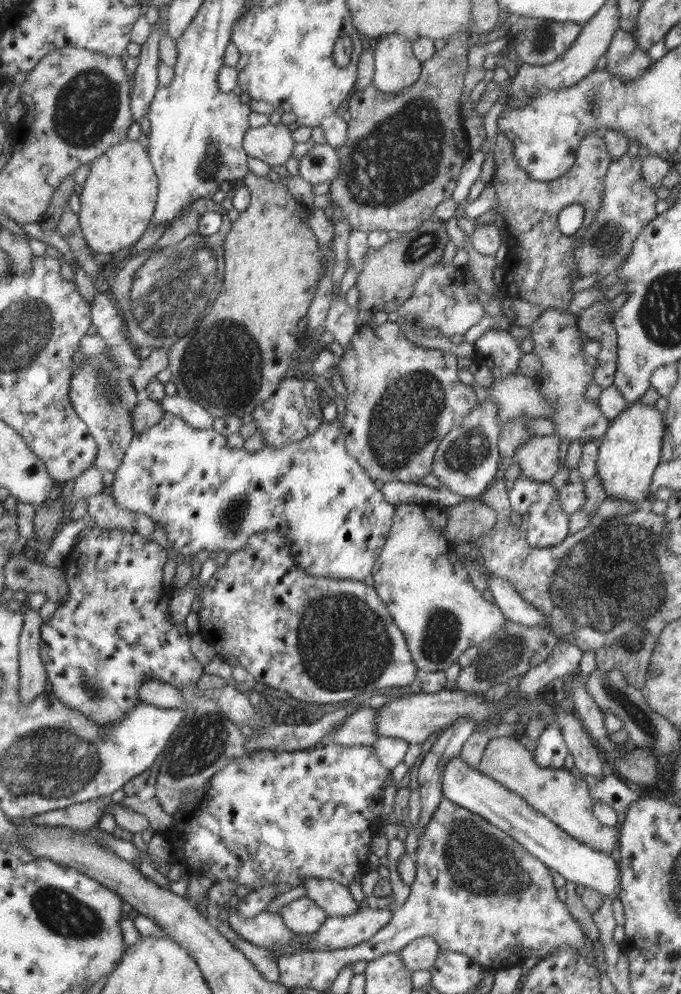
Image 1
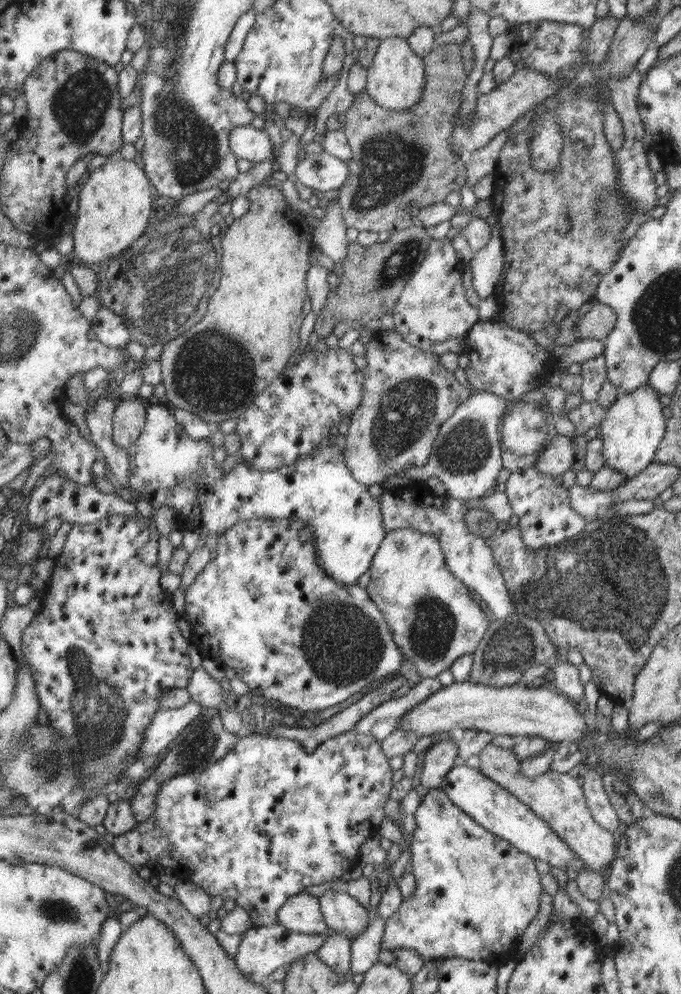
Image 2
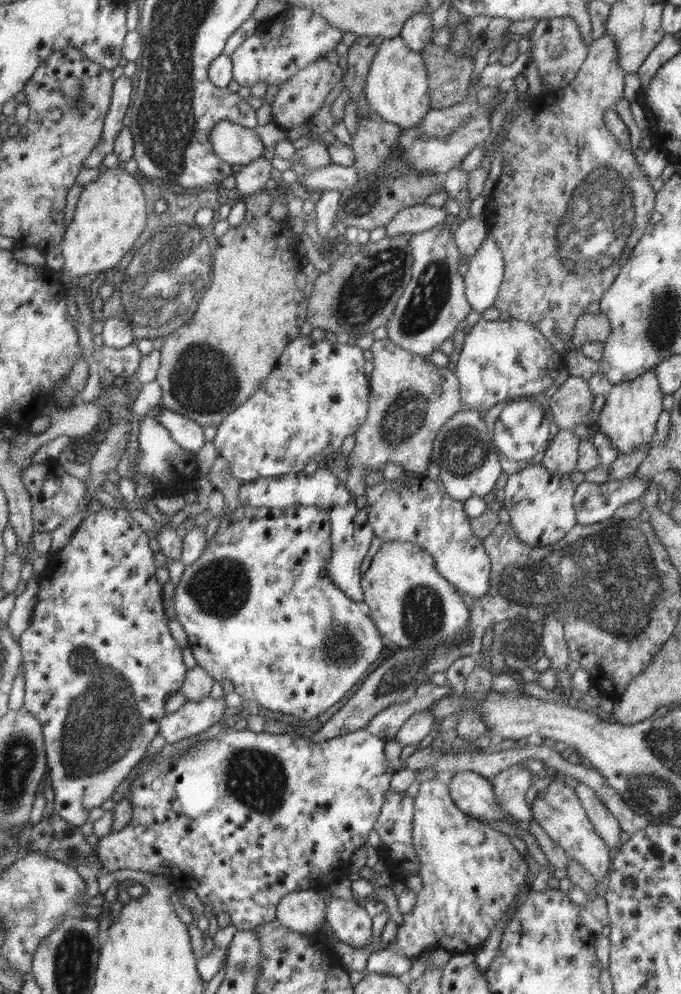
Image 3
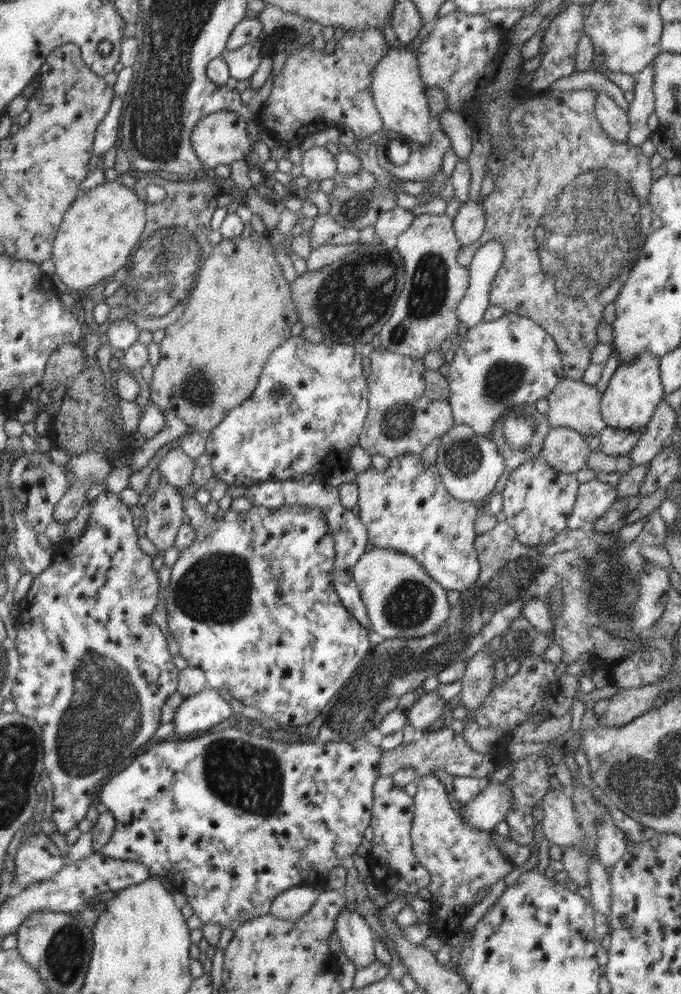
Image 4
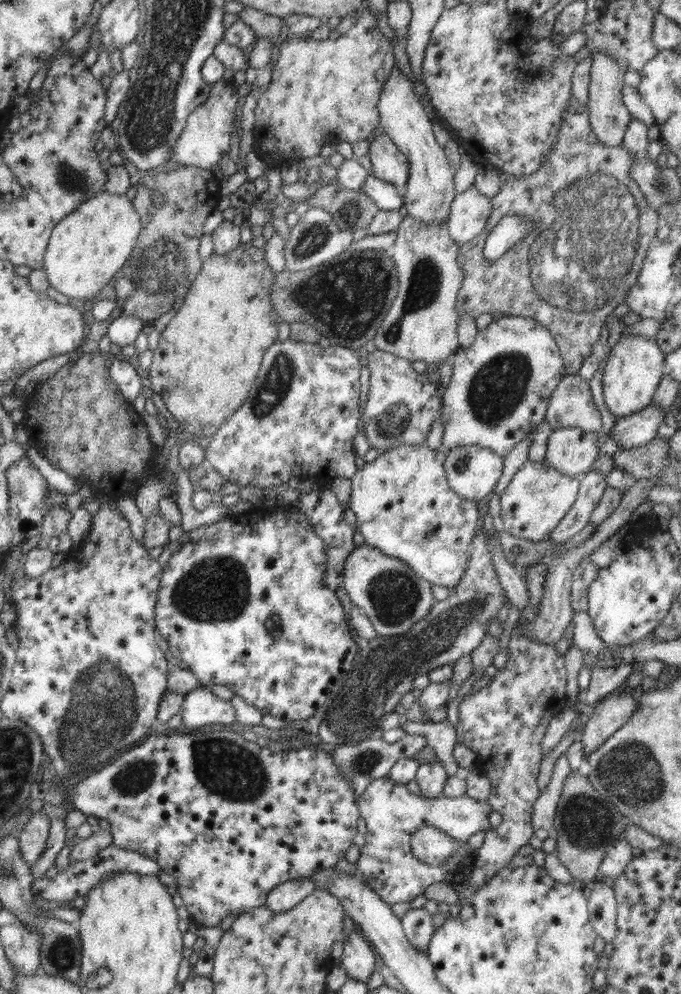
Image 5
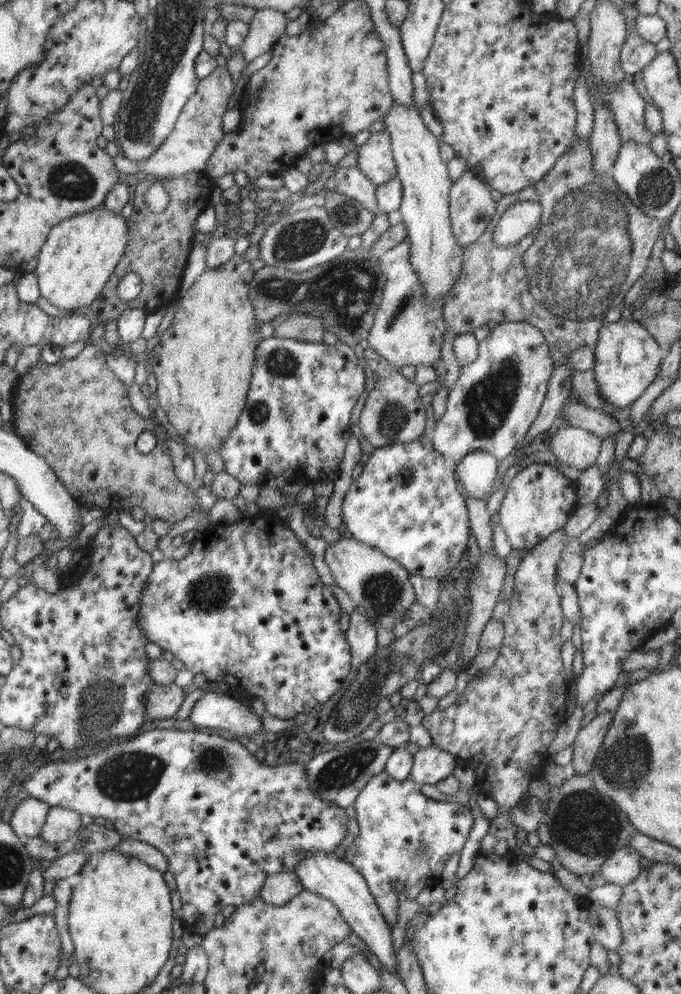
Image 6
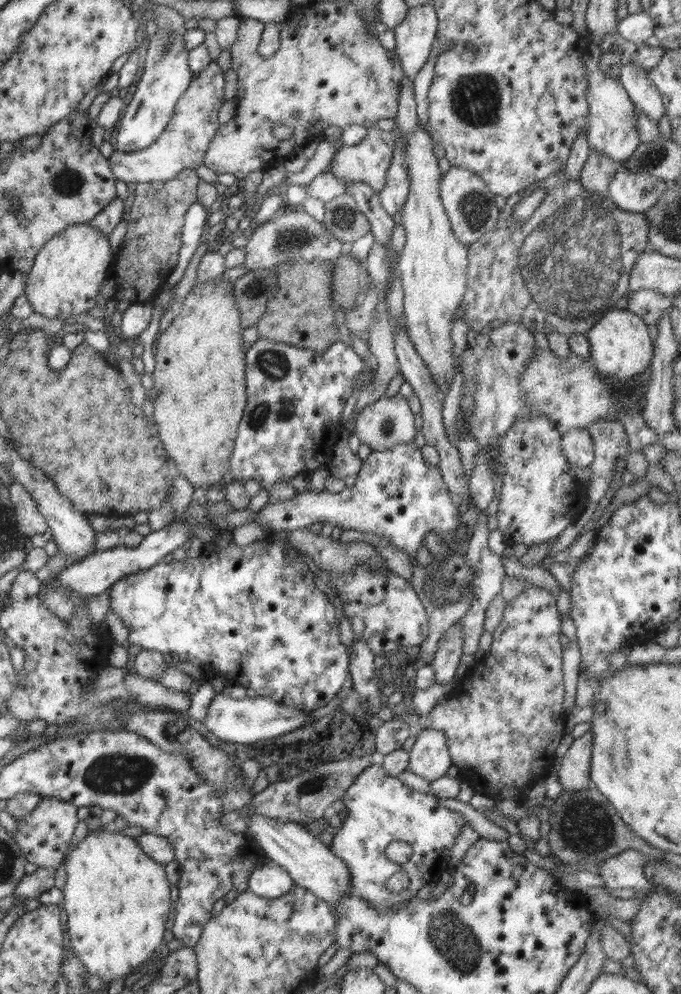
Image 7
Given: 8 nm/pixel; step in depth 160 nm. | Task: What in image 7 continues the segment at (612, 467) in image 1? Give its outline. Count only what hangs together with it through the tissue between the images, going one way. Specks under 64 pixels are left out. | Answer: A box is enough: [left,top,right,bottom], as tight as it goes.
[586,309,654,384]

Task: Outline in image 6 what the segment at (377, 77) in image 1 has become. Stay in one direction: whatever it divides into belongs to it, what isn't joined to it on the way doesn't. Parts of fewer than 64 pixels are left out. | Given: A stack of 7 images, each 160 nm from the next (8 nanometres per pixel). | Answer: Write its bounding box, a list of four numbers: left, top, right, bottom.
[384,101,462,302]

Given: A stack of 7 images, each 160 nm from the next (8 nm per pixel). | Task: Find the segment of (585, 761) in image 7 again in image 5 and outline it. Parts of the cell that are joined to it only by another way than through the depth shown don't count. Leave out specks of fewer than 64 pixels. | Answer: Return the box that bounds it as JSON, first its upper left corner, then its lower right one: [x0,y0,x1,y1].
[581,690,638,759]

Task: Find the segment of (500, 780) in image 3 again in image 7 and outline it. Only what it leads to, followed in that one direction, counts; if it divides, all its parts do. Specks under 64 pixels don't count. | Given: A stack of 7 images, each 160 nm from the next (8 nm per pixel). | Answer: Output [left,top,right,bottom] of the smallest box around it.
[331,764,468,911]

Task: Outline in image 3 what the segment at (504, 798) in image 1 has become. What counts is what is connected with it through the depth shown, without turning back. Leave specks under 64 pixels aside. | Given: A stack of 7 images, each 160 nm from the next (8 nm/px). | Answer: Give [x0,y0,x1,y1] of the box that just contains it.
[448,770,521,827]

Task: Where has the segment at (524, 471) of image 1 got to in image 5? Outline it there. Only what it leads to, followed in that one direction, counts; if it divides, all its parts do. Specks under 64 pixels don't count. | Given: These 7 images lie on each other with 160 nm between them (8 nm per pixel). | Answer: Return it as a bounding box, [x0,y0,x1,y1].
[546,427,599,476]

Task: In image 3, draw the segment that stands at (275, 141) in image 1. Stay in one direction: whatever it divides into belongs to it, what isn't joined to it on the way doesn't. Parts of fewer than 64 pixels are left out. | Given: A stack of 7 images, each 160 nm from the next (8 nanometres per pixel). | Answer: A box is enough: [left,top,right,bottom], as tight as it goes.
[210,120,265,165]

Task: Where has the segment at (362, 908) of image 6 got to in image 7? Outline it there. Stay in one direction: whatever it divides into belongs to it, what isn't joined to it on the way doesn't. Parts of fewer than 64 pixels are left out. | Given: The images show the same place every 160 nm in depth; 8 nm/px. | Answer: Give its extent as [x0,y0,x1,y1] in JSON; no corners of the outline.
[247,813,351,906]

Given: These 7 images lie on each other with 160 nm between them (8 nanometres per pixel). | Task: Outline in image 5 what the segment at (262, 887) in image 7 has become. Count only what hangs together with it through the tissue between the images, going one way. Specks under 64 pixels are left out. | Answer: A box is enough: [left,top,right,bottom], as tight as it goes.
[265,877,315,912]

